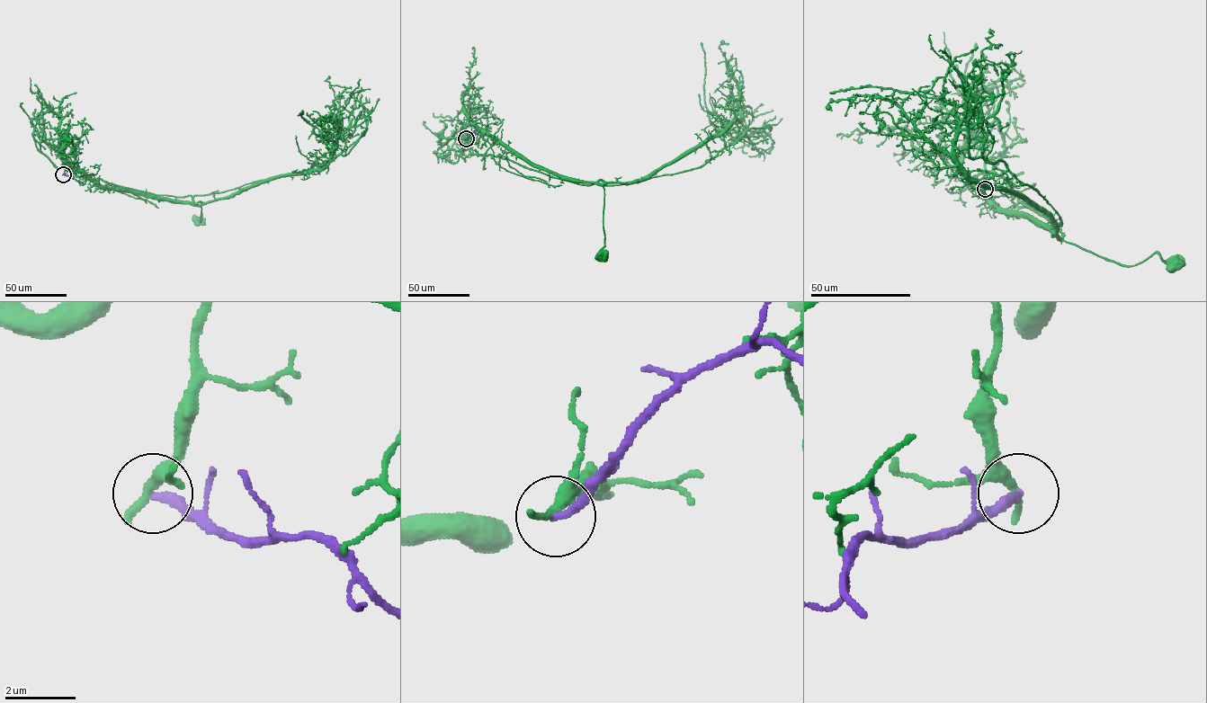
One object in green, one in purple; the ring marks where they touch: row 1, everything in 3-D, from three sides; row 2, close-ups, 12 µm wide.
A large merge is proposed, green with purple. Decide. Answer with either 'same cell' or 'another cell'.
another cell

